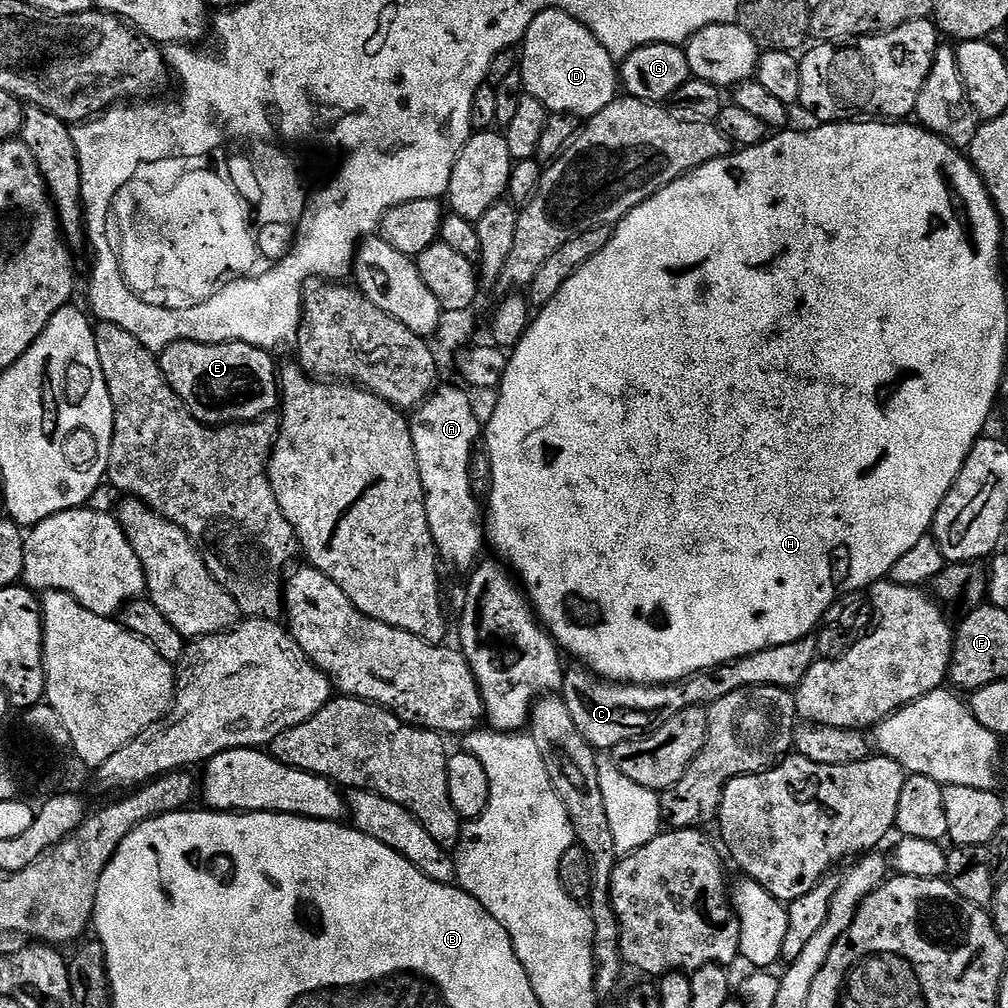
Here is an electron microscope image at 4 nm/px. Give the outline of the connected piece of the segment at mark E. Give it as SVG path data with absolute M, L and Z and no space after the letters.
M179 340L165 348L159 353L158 359L160 369L166 378L166 382L174 390L174 394L178 394L178 398L190 410L190 414L196 420L200 420L203 424L211 424L213 426L223 426L226 424L243 424L245 422L255 422L261 420L263 416L271 416L277 411L280 402L280 381L278 379L278 364L272 361L273 353L267 348L259 348L258 346L250 346L246 342L238 342L231 340L225 344L203 344L202 342L194 342L193 340Z

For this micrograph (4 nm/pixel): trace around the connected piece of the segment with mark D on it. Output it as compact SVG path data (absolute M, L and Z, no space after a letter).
M557 8L538 14L534 22L530 22L518 52L518 71L525 93L538 98L538 102L542 102L542 106L546 106L549 113L561 112L587 118L598 114L598 110L606 110L606 106L610 106L610 102L618 96L617 61L613 60L606 46L602 46L602 42L594 38L594 34L585 24Z

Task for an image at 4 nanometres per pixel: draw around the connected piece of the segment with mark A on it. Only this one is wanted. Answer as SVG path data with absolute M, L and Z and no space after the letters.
M437 387L432 395L411 413L412 441L414 454L418 458L418 474L422 478L426 518L430 522L430 534L436 543L441 561L463 574L471 573L481 559L480 547L486 544L486 528L482 523L482 504L472 497L472 447L482 436L482 420L476 417L472 400L463 392L465 389Z

